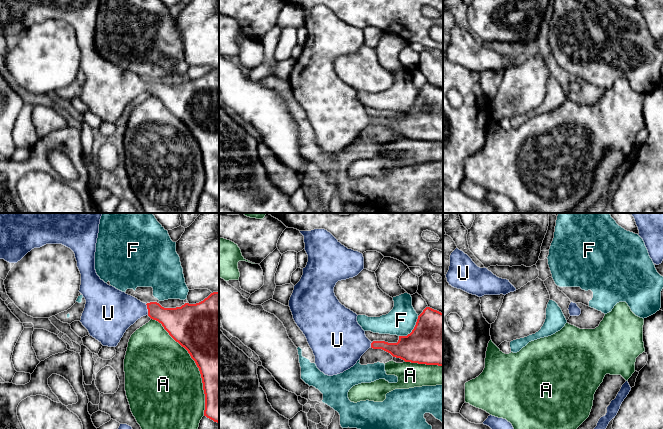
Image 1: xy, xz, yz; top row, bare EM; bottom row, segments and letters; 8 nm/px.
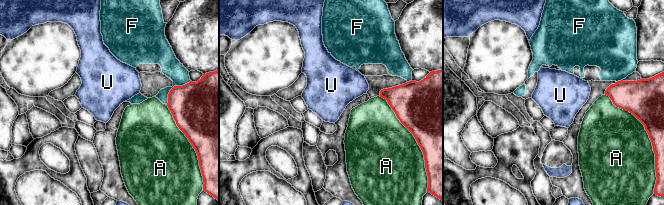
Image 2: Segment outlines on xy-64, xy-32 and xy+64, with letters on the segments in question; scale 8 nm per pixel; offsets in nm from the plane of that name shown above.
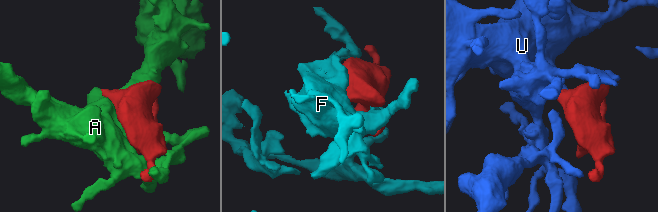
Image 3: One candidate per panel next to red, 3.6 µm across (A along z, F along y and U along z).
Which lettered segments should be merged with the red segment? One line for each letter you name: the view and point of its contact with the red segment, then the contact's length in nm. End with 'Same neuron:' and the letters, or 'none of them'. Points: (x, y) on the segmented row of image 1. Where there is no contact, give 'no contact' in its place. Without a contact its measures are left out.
U: xy (147, 308) | 90 nm
Same neuron: U

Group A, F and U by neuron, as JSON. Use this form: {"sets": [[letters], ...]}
{"sets": [["A"], ["F"], ["U"]]}

